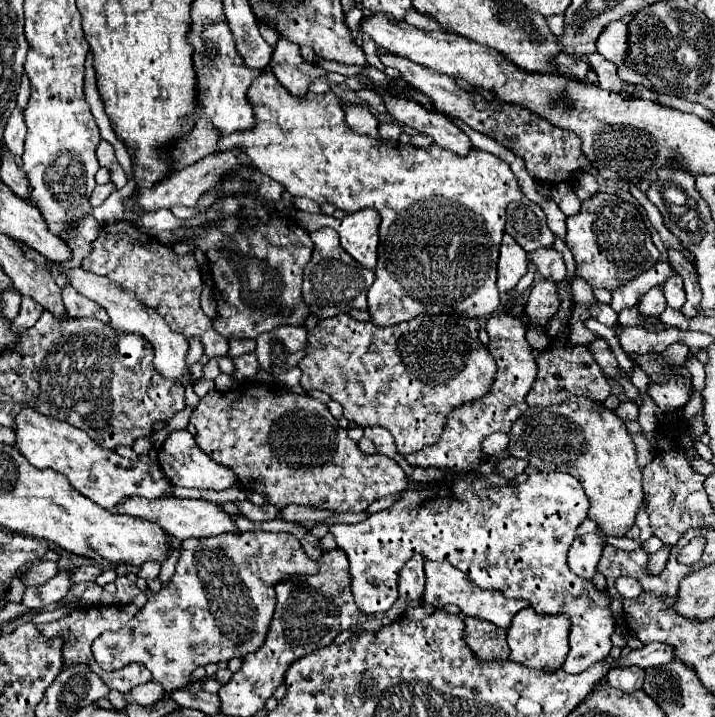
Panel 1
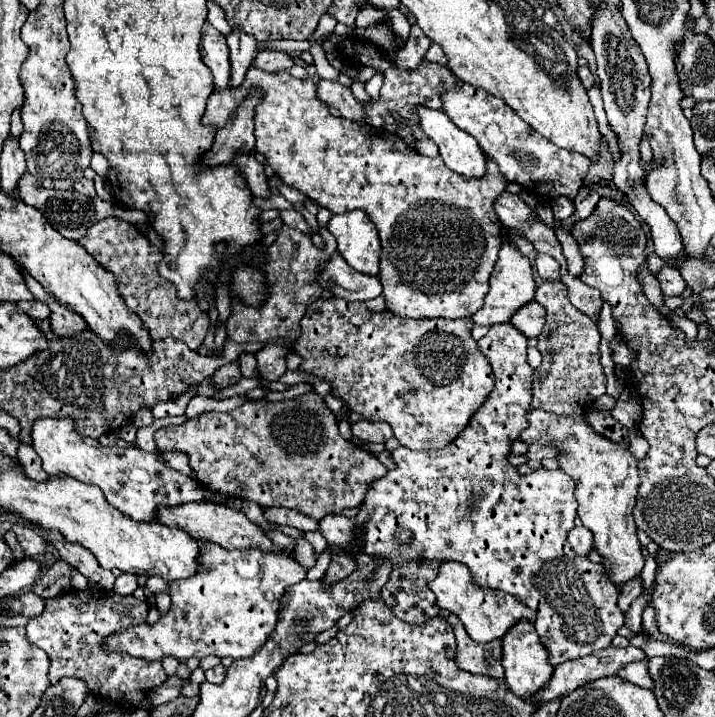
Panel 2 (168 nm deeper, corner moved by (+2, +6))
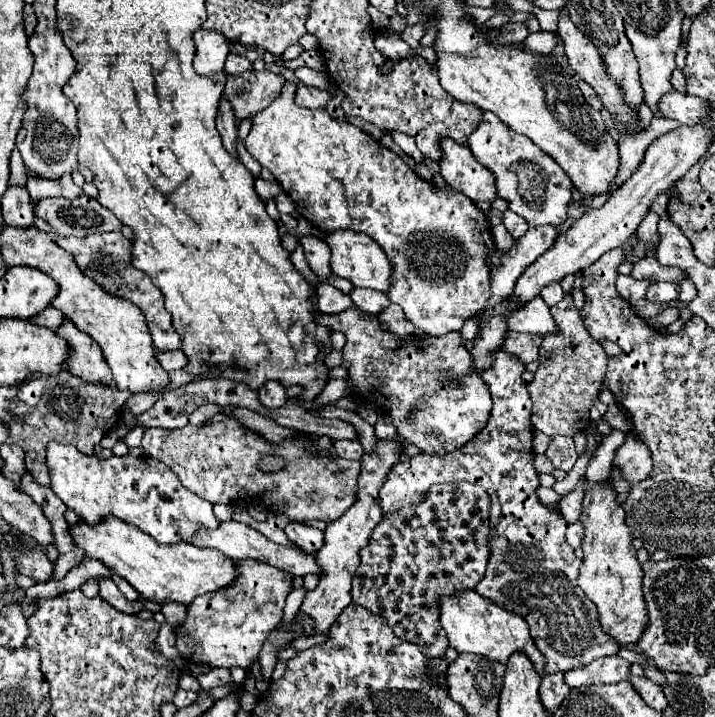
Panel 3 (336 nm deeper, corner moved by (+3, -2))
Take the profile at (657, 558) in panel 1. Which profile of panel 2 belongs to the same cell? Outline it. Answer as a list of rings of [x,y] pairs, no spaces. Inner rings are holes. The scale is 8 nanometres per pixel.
[[[641,575],[639,577],[633,577],[629,583],[625,583],[621,587],[621,593],[619,593],[619,607],[621,611],[627,611],[631,607],[631,603],[643,593],[643,579]]]

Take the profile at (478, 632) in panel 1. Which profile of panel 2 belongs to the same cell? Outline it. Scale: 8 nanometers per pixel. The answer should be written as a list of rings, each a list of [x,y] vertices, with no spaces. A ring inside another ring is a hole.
[[[453,613],[449,615],[447,621],[453,627],[455,637],[457,637],[457,655],[455,655],[457,665],[469,673],[503,677],[501,643],[499,641],[491,641],[491,643],[471,641],[471,637],[467,637],[467,631],[463,629],[463,623]]]

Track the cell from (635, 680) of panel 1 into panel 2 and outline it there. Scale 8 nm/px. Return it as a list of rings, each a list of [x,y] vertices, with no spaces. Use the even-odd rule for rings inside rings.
[[[639,661],[639,663],[625,665],[623,669],[619,669],[617,677],[621,677],[623,681],[629,681],[629,683],[633,683],[633,685],[639,685],[639,687],[653,689],[653,681],[651,681],[651,677],[649,677],[647,663],[645,663],[645,661]]]

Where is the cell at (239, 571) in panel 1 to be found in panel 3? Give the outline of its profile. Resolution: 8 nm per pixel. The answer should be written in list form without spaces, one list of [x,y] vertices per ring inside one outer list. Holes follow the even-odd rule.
[[[240,561],[238,567],[238,579],[226,587],[220,589],[216,593],[206,593],[202,597],[196,597],[190,607],[188,607],[188,615],[186,621],[176,629],[176,649],[180,651],[180,655],[190,661],[190,663],[204,663],[210,667],[242,667],[242,669],[250,669],[250,665],[258,659],[258,653],[266,641],[266,637],[270,635],[270,631],[282,621],[282,609],[286,603],[286,595],[292,591],[290,573],[282,573],[280,569],[274,569],[266,563],[260,561]]]

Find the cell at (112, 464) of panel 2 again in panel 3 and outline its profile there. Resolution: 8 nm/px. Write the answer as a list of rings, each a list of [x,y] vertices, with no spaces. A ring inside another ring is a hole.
[[[52,441],[46,459],[50,465],[52,491],[88,525],[98,525],[104,517],[114,515],[140,527],[162,545],[188,543],[198,529],[216,529],[220,525],[212,513],[212,503],[190,493],[166,465],[152,457],[124,455],[98,459],[80,453],[72,445]]]

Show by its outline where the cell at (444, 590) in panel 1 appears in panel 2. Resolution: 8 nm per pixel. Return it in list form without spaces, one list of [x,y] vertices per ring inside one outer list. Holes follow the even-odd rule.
[[[443,561],[443,565],[439,567],[439,573],[437,573],[435,581],[431,581],[429,589],[435,593],[437,605],[441,609],[455,613],[461,619],[461,623],[465,625],[465,631],[469,633],[469,637],[479,643],[501,639],[523,617],[527,617],[531,621],[535,619],[535,611],[531,611],[527,605],[523,605],[517,597],[475,585],[467,565],[457,563],[457,561]]]

